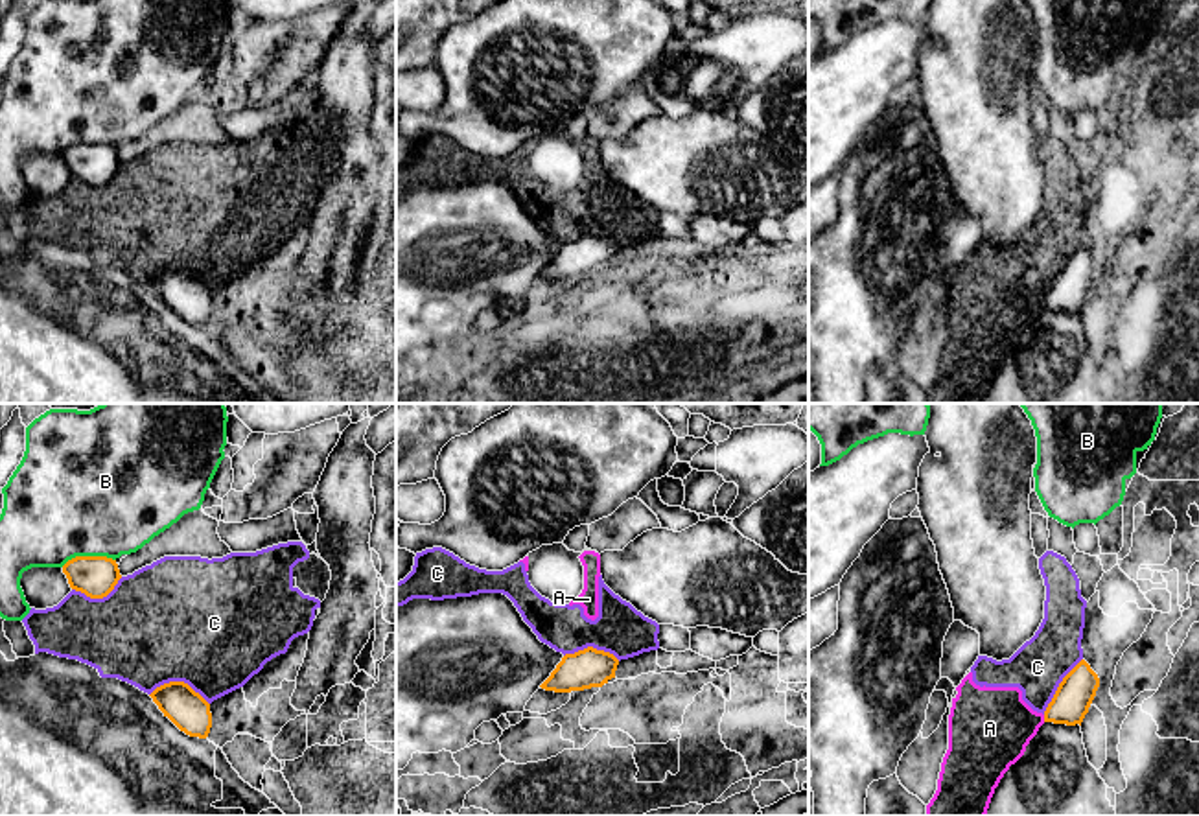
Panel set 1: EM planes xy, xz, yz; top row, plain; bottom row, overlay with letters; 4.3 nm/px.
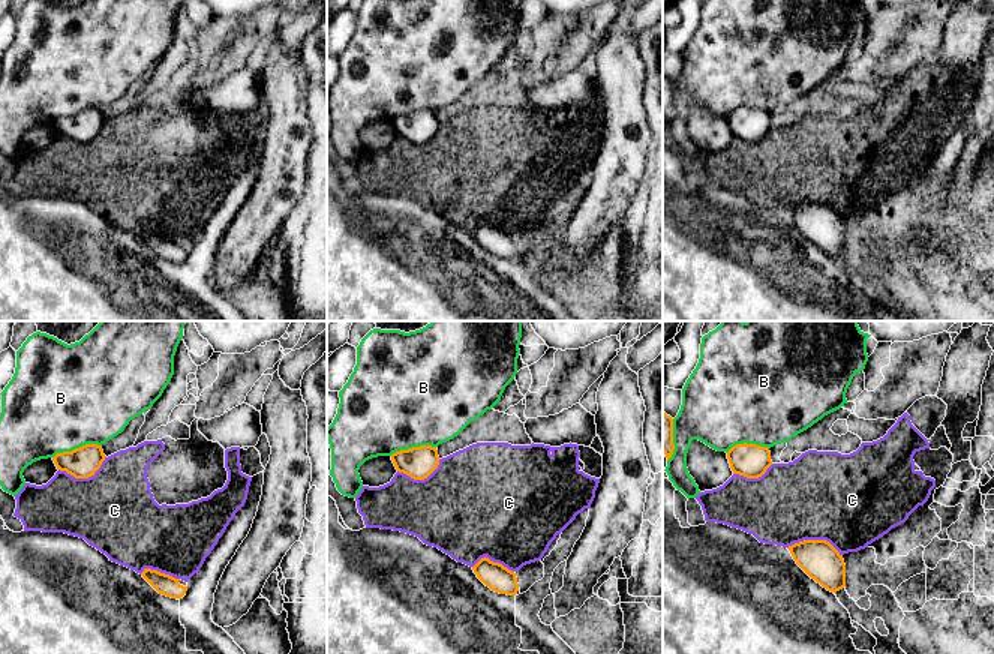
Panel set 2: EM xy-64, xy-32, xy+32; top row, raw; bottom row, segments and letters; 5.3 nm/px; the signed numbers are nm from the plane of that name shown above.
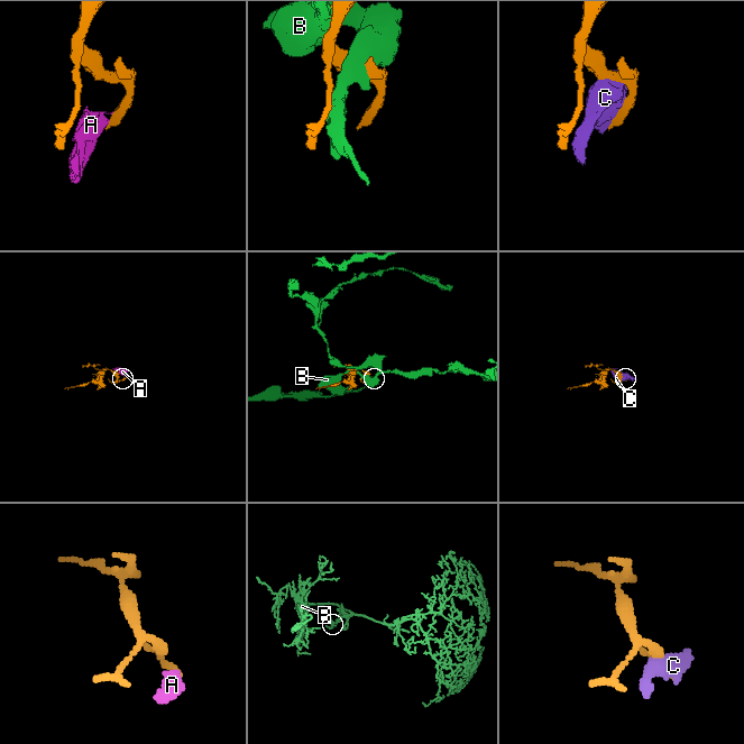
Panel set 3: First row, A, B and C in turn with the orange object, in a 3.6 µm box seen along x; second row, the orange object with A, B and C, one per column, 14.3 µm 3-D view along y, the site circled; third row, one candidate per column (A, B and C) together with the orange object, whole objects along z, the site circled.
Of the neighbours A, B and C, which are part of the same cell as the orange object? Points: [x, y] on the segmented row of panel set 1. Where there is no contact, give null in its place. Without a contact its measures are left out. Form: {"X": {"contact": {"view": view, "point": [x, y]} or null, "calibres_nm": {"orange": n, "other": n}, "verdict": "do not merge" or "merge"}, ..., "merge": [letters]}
{"A": {"contact": {"view": "yz", "point": [1045, 719]}, "calibres_nm": {"orange": 160, "other": 360}, "verdict": "do not merge"}, "B": {"contact": {"view": "xy", "point": [87, 557]}, "calibres_nm": {"orange": 180, "other": 500}, "verdict": "do not merge"}, "C": {"contact": {"view": "xy", "point": [179, 682]}, "calibres_nm": {"orange": 170, "other": 500}, "verdict": "do not merge"}, "merge": []}

